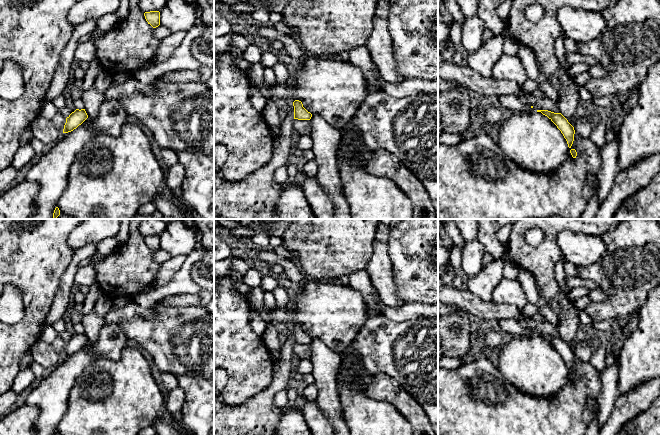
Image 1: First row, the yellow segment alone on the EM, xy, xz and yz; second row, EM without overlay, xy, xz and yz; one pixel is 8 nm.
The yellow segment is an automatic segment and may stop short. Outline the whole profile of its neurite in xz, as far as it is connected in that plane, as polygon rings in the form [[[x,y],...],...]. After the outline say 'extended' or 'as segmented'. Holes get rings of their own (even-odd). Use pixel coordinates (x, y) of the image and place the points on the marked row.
[[[295,100],[293,102],[294,106],[294,119],[298,120],[310,120],[312,114],[308,112],[304,107],[301,101]]]; as segmented

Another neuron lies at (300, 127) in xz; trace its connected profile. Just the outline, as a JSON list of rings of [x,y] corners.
[[[294,119],[292,127],[293,127],[293,132],[295,136],[298,136],[298,135],[310,136],[312,133],[312,124],[310,120]]]

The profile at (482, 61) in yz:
[[[492,36],[489,40],[483,41],[477,51],[468,53],[467,66],[484,78],[492,77],[495,63],[503,53],[504,36]]]

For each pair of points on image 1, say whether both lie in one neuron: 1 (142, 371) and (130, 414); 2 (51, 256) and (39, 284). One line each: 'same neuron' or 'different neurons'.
1: same neuron
2: same neuron

